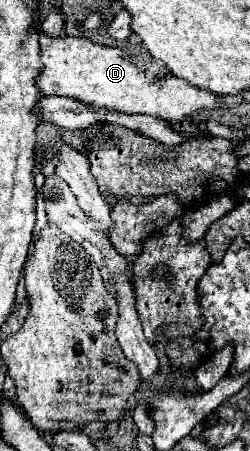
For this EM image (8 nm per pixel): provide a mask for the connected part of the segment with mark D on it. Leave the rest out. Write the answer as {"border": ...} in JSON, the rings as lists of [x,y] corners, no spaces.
{"border":[[[41,21],[33,25],[39,37],[41,63],[43,69],[37,75],[37,89],[41,95],[63,95],[77,99],[93,109],[109,109],[117,113],[147,113],[157,115],[171,123],[181,123],[195,111],[203,109],[225,109],[225,103],[219,95],[197,89],[175,75],[151,77],[145,69],[137,67],[135,59],[129,57],[123,49],[113,49],[97,45],[85,37],[59,35],[51,37],[41,29]]]}

